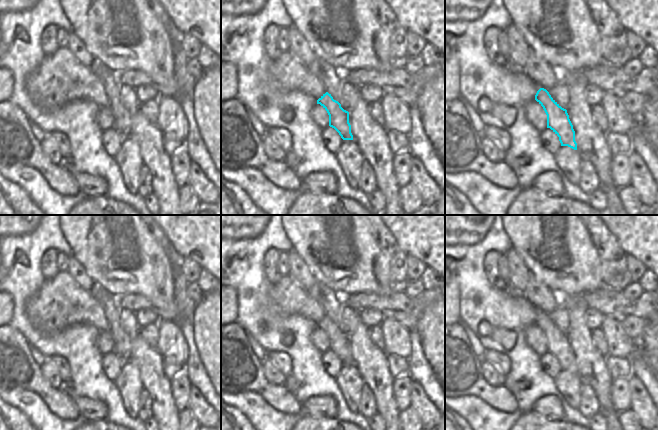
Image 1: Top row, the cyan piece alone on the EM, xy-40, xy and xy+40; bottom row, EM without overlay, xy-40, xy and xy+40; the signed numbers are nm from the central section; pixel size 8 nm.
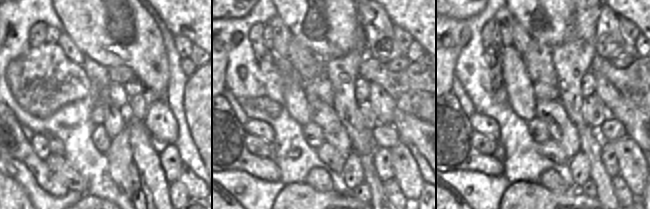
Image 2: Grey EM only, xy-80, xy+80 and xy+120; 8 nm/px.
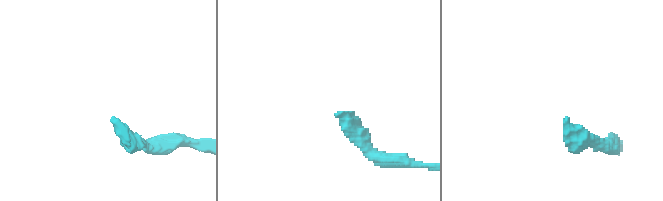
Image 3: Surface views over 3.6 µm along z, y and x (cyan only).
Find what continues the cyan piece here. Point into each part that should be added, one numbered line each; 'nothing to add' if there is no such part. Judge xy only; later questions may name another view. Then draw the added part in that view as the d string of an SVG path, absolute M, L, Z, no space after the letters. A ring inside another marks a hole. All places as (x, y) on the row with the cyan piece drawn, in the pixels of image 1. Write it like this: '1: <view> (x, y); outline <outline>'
1: xy (288, 74); outline M289 50L281 52L281 55L270 63L269 73L273 79L273 85L280 92L298 90L316 100L327 92L321 79Z

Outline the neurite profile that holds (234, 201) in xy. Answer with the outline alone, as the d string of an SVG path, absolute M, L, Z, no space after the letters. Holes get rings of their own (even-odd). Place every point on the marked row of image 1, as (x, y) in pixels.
M221 176L221 215L268 215L239 186Z

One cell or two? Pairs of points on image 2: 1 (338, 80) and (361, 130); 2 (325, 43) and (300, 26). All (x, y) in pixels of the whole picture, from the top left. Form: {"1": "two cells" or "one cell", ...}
{"1": "one cell", "2": "one cell"}

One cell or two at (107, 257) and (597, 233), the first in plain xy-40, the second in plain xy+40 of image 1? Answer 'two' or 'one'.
two

